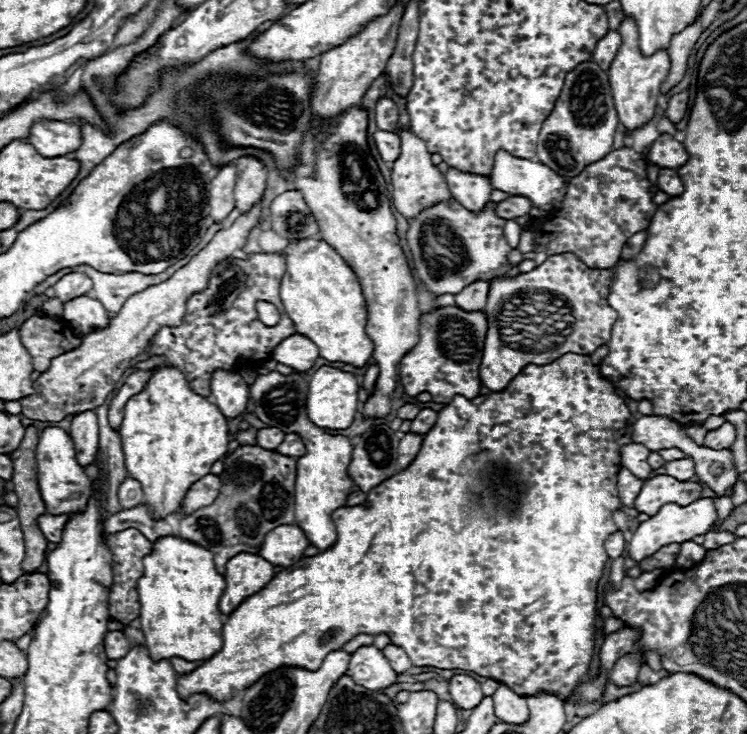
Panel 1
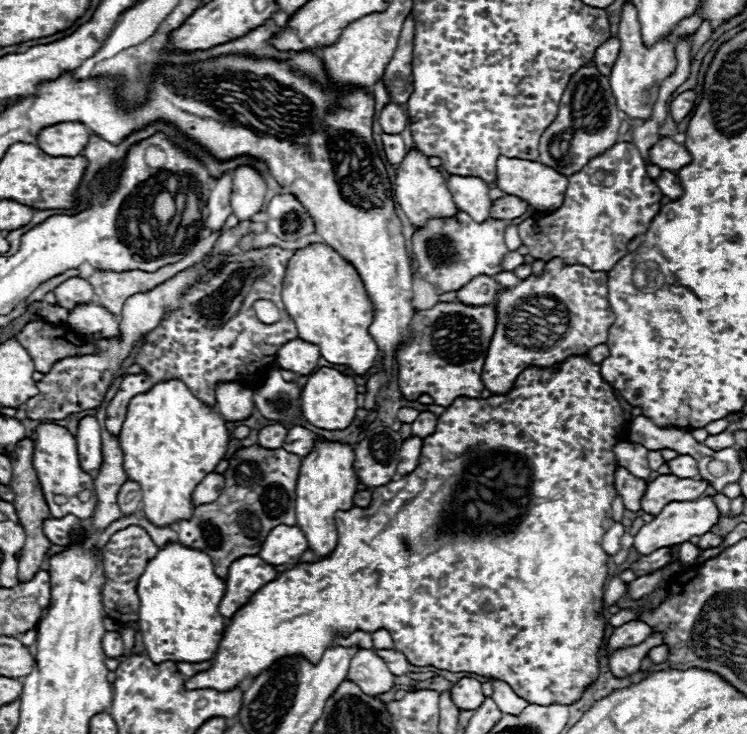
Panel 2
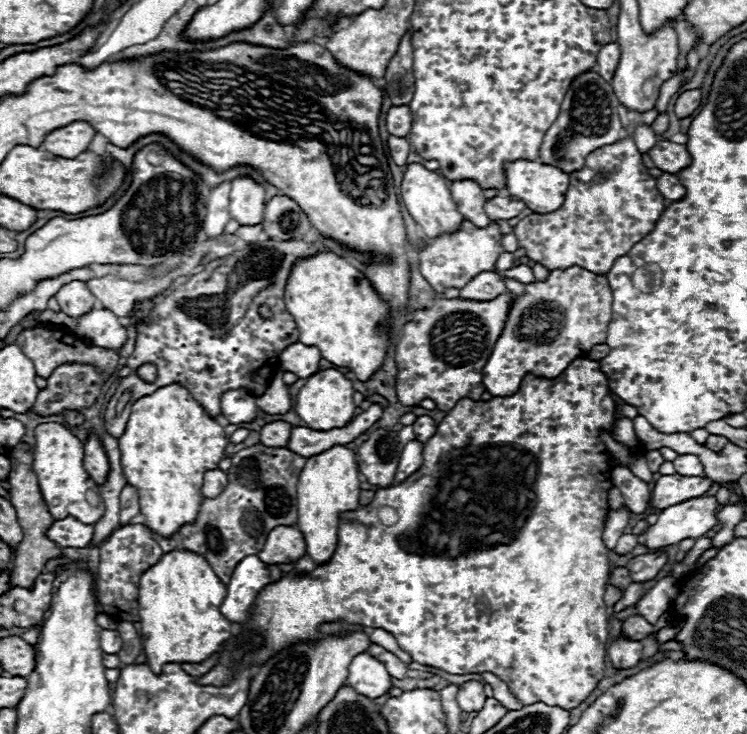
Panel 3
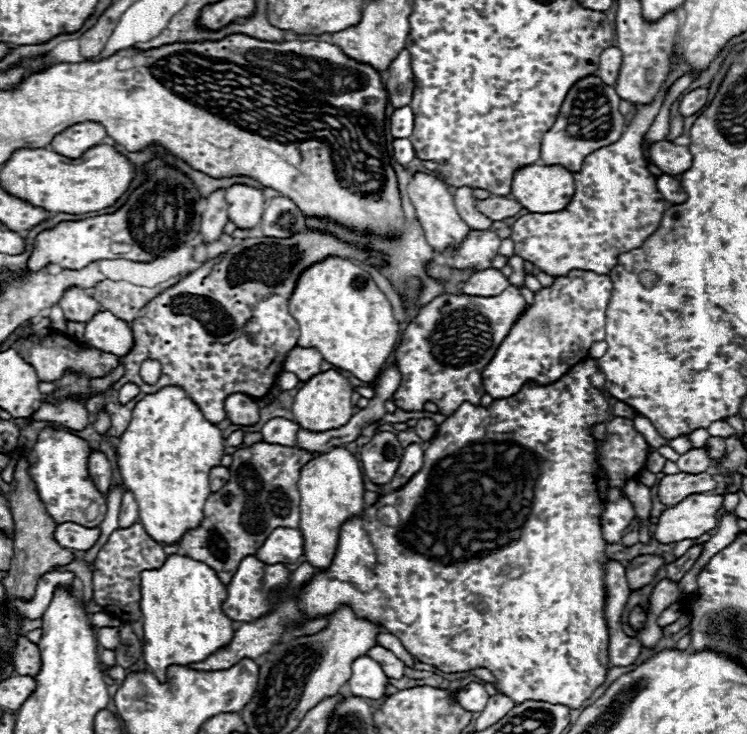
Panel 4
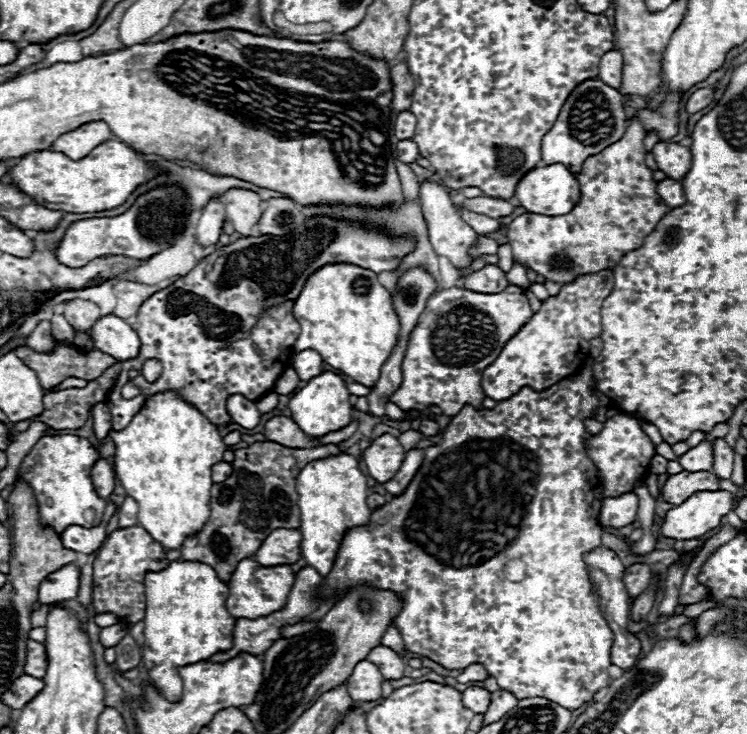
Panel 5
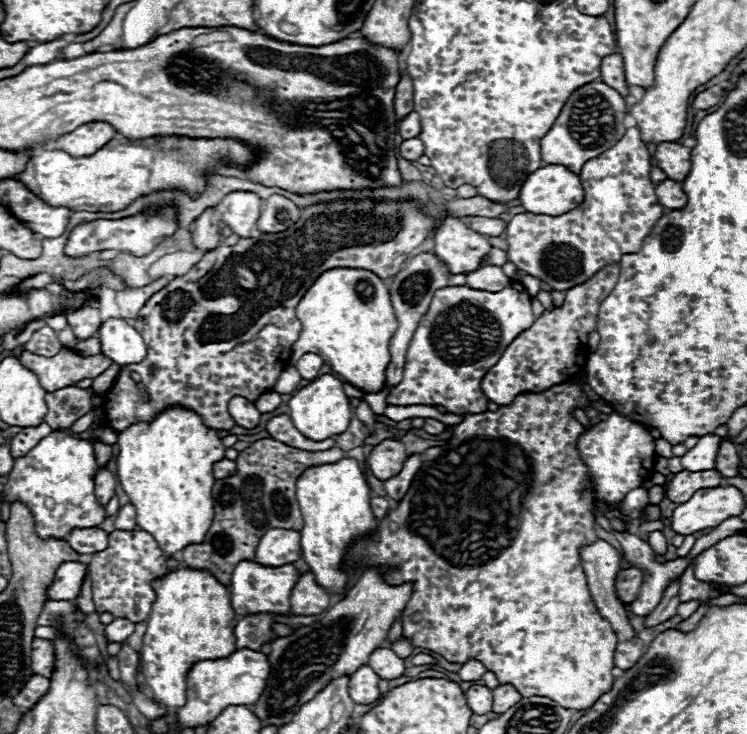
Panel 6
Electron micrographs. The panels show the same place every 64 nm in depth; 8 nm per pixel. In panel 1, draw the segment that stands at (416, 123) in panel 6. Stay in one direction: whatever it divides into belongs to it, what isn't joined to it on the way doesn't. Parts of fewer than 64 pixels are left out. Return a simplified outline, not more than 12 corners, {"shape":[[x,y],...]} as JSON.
{"shape":[[388,96],[376,102],[376,126],[398,128],[398,108]]}

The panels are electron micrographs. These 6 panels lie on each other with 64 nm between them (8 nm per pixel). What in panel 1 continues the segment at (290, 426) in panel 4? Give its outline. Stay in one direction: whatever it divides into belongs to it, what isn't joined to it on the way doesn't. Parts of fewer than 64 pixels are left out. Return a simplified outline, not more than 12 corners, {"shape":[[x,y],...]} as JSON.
{"shape":[[262,428],[256,444],[264,450],[276,450],[284,440],[280,428]]}

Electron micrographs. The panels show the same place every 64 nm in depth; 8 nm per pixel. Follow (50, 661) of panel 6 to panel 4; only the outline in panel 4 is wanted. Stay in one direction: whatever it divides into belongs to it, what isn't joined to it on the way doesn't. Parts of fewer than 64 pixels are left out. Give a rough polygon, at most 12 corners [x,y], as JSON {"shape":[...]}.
{"shape":[[20,636],[10,650],[16,674],[36,676],[40,652]]}

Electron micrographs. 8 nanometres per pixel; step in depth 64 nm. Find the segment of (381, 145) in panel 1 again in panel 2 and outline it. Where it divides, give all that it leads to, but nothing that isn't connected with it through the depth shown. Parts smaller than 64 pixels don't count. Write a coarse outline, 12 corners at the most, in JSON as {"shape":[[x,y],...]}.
{"shape":[[382,134],[390,164],[400,164],[406,146],[400,134]]}

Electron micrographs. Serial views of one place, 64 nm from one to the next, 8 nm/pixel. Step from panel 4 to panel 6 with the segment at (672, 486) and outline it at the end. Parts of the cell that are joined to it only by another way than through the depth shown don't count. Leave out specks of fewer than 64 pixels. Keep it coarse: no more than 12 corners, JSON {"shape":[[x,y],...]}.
{"shape":[[682,470],[666,484],[668,500],[688,502],[696,490],[718,488],[716,470]]}

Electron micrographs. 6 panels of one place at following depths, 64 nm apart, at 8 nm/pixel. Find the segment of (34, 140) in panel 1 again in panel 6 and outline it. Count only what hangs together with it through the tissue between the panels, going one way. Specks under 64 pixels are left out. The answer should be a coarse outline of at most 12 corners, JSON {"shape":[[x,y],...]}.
{"shape":[[106,122],[78,126],[52,148],[74,158],[94,154],[118,134]]}

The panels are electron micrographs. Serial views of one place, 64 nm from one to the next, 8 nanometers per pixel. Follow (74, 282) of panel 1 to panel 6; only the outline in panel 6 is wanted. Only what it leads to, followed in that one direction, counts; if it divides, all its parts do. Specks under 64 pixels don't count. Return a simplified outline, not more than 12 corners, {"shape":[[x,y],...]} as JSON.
{"shape":[[90,304],[64,316],[78,340],[94,336],[102,324]]}

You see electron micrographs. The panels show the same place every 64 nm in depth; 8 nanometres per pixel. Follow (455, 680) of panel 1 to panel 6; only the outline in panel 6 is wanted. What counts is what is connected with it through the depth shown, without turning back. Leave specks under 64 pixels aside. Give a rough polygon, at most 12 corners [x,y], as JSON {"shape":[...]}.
{"shape":[[486,686],[466,690],[466,704],[474,714],[492,710],[492,690]]}

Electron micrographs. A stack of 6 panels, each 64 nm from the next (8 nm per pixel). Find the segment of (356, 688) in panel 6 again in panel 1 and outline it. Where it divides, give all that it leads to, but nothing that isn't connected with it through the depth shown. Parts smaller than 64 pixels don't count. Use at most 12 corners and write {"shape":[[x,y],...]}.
{"shape":[[376,646],[350,654],[348,674],[368,690],[396,682]]}

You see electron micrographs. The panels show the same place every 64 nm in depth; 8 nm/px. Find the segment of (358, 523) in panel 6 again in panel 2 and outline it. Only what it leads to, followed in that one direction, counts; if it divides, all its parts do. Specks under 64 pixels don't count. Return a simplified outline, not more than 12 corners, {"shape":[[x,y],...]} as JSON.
{"shape":[[316,442],[296,482],[296,526],[318,558],[358,478],[346,442]]}

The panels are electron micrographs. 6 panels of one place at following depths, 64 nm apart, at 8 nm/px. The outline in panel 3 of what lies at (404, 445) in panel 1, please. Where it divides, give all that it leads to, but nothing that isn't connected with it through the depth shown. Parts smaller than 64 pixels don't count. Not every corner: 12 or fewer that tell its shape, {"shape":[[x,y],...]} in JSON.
{"shape":[[422,442],[404,446],[392,484],[406,480],[422,466]]}

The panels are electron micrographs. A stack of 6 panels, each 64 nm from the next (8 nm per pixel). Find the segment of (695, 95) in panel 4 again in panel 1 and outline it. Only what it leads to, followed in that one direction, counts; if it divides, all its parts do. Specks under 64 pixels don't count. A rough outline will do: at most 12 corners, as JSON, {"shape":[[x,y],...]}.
{"shape":[[688,92],[668,100],[666,118],[676,124],[688,110]]}

